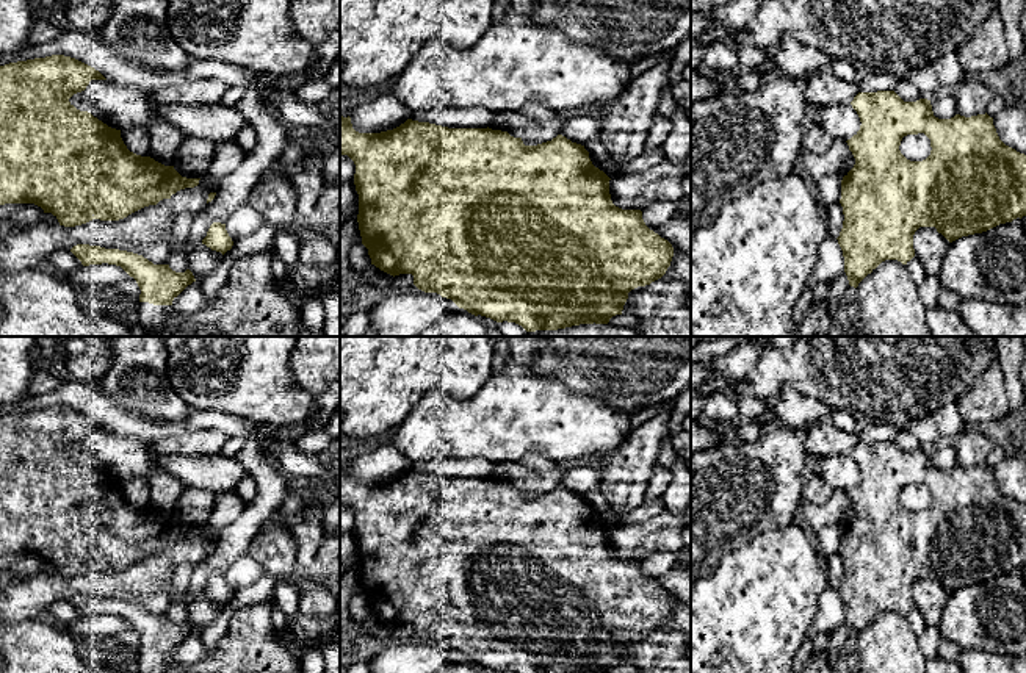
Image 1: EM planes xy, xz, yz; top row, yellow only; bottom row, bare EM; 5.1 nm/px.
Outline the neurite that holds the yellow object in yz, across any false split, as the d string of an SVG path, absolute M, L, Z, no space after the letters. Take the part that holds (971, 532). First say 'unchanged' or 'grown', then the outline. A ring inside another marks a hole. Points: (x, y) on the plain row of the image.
grown; M894 441L858 443L851 455L862 476L846 491L855 515L841 531L844 571L836 588L849 635L830 673L862 673L858 634L885 610L907 615L919 578L935 578L952 593L1026 567L1026 506L999 490L987 463L938 470L930 451L904 452ZM918 484L930 490L932 501L926 510L910 512L899 496L904 487Z

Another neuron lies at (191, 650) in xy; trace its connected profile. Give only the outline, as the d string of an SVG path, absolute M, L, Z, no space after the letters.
M196 631L188 635L177 648L174 648L172 656L175 662L190 665L201 660L205 651L207 650L201 640L201 634Z

